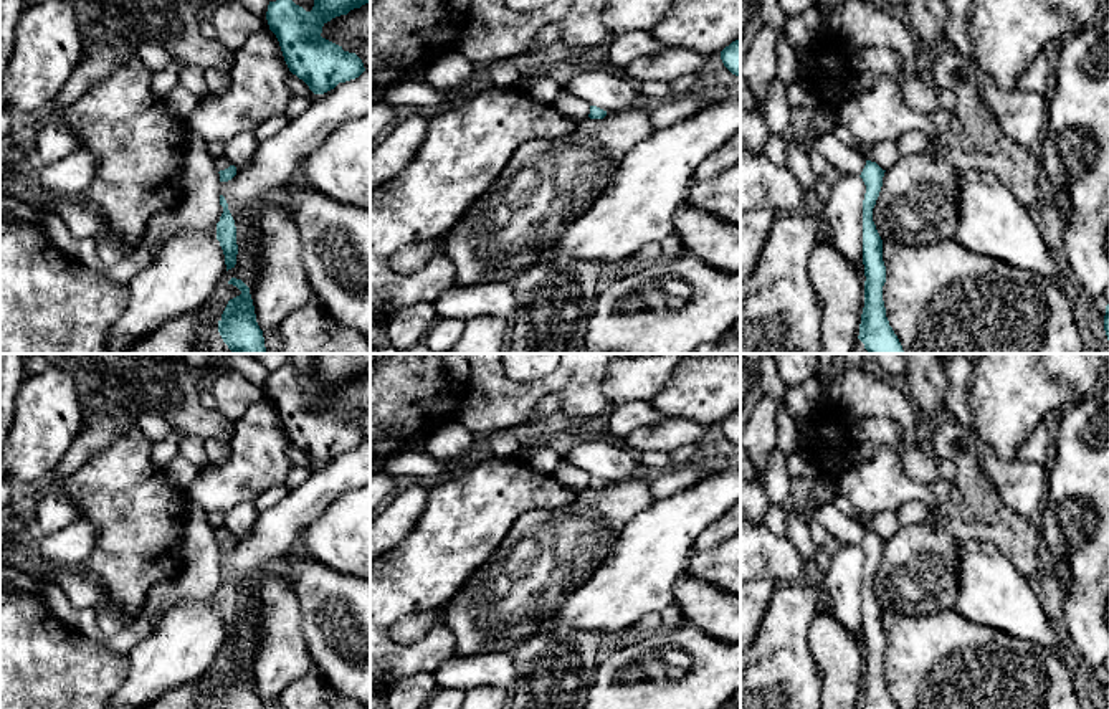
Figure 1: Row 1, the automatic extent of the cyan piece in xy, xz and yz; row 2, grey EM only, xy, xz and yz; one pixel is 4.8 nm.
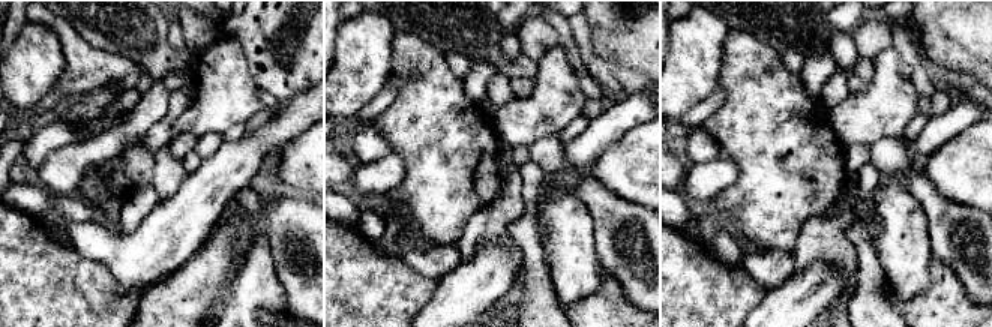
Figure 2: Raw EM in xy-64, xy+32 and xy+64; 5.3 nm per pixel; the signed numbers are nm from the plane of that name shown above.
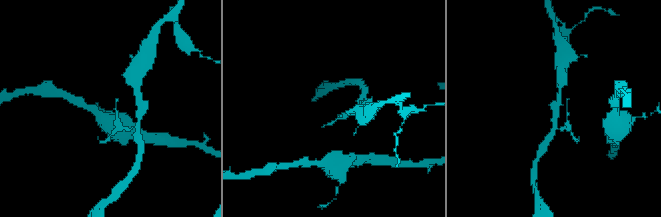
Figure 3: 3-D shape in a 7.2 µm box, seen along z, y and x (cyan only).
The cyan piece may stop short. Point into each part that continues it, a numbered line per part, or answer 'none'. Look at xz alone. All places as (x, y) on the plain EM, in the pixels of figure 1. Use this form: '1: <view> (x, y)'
none

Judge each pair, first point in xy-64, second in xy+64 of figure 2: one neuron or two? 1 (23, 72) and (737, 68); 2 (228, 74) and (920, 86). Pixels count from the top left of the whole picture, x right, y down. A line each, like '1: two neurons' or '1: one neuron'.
1: two neurons
2: two neurons

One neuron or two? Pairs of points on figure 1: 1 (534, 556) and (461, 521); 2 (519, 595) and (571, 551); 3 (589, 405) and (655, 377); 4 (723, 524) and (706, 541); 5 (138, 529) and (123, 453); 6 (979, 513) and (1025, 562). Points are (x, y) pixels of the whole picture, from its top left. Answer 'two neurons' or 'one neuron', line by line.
1: two neurons
2: one neuron
3: two neurons
4: one neuron
5: one neuron
6: one neuron

